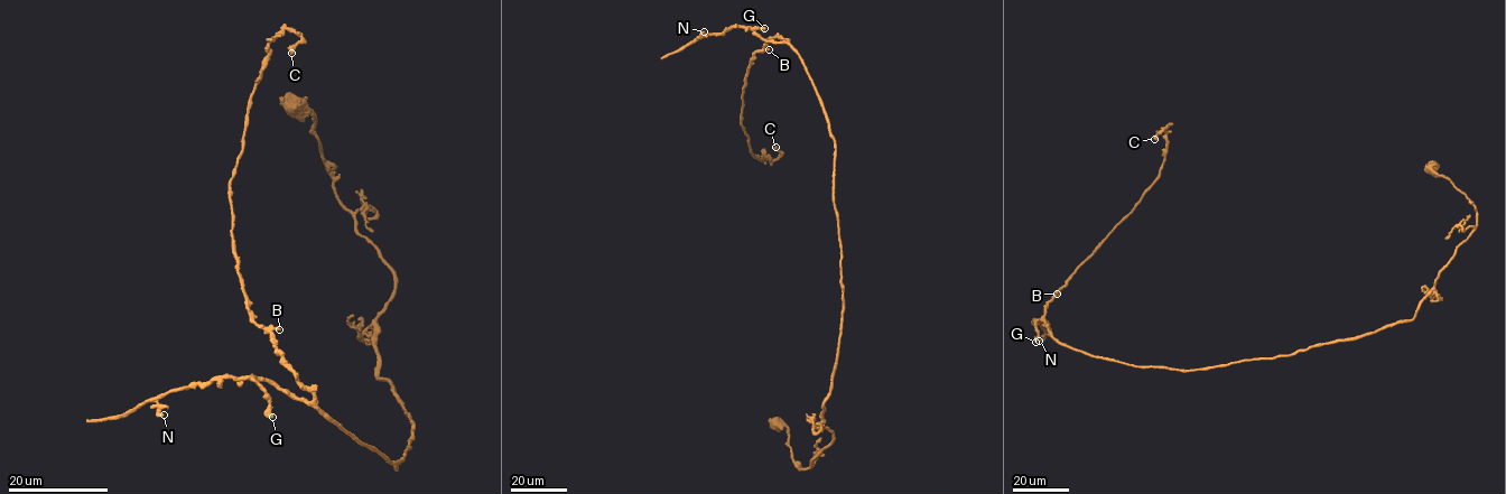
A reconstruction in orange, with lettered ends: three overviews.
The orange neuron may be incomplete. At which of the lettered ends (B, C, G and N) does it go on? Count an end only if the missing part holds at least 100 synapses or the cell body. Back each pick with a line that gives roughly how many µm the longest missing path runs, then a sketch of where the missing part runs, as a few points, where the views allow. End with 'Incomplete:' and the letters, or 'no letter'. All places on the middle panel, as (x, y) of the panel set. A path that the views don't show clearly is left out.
Incomplete: no letter

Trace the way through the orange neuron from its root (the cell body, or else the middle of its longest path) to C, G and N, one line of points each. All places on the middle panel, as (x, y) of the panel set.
C: (777, 423), (799, 469), (833, 440), (843, 314), (835, 140), (777, 37), (741, 115), (755, 157), (775, 147)
G: (777, 423), (799, 469), (833, 440), (823, 412), (843, 286), (835, 140), (802, 58), (755, 33), (764, 28)
N: (777, 423), (799, 469), (833, 438), (823, 412), (843, 314), (835, 140), (788, 44), (704, 31)

